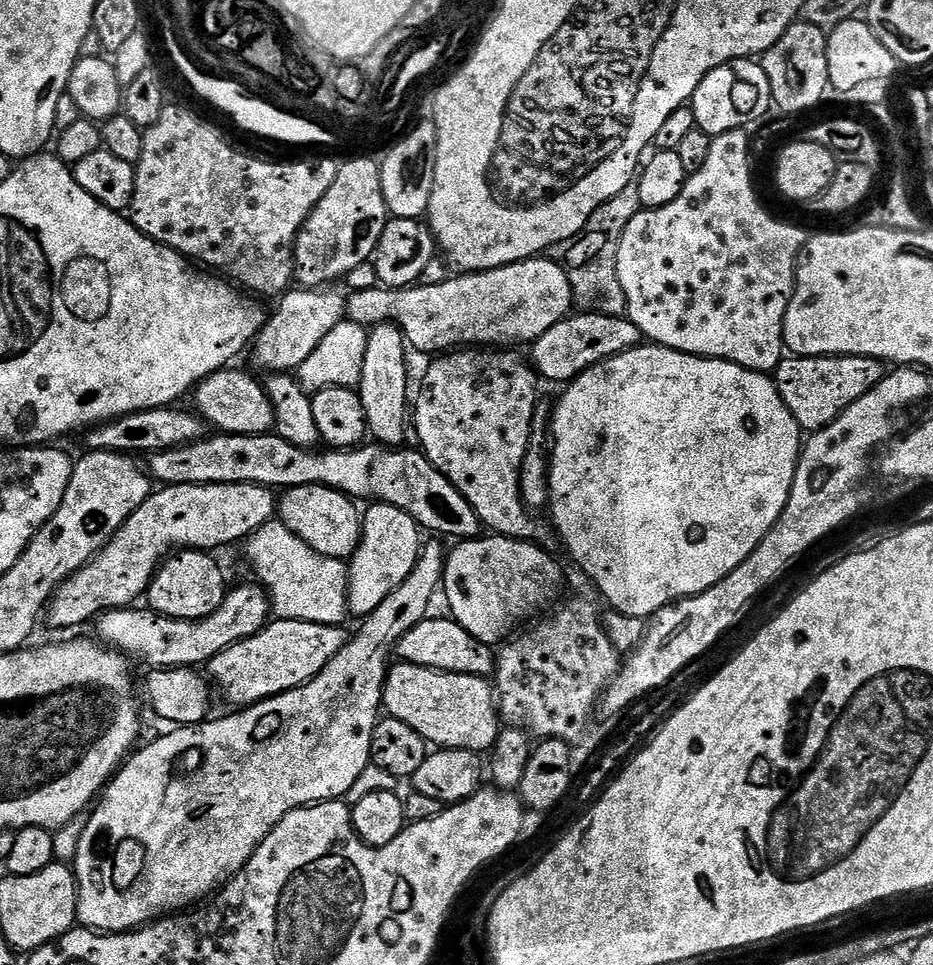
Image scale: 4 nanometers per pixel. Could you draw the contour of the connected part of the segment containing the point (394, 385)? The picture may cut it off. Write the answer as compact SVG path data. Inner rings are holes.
M379 324L368 333L366 356L363 359L358 393L365 411L365 422L371 439L381 446L400 446L404 441L404 423L410 420L410 392L408 396L408 356L410 349L396 324Z

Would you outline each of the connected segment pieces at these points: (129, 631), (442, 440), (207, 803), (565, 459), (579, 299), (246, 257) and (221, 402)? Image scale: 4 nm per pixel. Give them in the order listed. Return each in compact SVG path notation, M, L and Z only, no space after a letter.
M259 583L244 584L241 588L236 588L227 593L222 602L222 606L218 606L218 610L214 610L212 616L207 616L202 620L175 620L169 616L158 616L151 610L143 610L139 612L139 607L117 608L114 612L106 612L103 616L95 621L94 628L100 631L99 639L103 641L107 647L123 652L125 656L133 661L141 660L147 667L152 670L163 670L165 668L190 668L195 669L197 666L207 665L218 654L222 654L222 650L226 650L230 646L234 646L238 642L242 642L246 638L256 636L263 628L270 623L270 601L267 592Z
M453 350L440 354L424 372L420 393L414 396L414 424L419 447L429 462L470 502L481 525L495 535L547 545L550 528L540 521L520 497L520 467L532 433L532 419L538 403L538 377L529 361L516 350Z
M439 539L429 540L432 541L429 544L427 541L421 547L418 562L414 566L414 570L410 570L410 578L406 578L406 582L402 582L402 586L398 586L398 590L391 592L386 598L386 602L382 602L382 606L378 606L378 610L363 617L361 624L364 625L357 630L356 636L354 632L344 648L338 650L338 654L334 654L334 658L330 658L328 665L313 680L306 682L300 688L271 696L268 700L263 700L261 704L253 704L250 708L233 711L231 713L233 716L224 716L221 720L212 718L202 724L180 726L175 730L168 730L165 736L158 737L153 744L146 745L144 749L141 747L135 754L129 755L120 771L108 781L108 786L99 797L98 803L91 809L92 817L85 822L84 829L80 832L80 841L76 844L76 864L74 863L76 889L78 890L76 914L83 927L105 934L130 932L163 917L183 913L185 910L199 905L201 903L199 900L203 896L211 897L217 890L223 889L233 876L237 876L248 865L250 858L258 850L258 846L270 834L270 830L274 830L274 826L278 826L278 822L283 816L290 814L290 810L306 808L310 804L322 804L325 800L347 797L347 792L359 782L360 775L366 770L369 771L370 768L372 759L370 738L376 729L376 721L382 716L384 680L388 677L390 667L388 655L391 657L396 643L429 615L428 607L431 606L432 599L438 596L442 588L446 548L440 545L443 543Z
M644 342L641 343L638 348L631 348L622 354L611 356L609 360L604 360L600 364L595 364L593 368L586 369L581 376L577 376L576 379L571 381L561 392L564 393L561 394L560 401L555 401L552 409L552 419L550 421L550 435L552 438L552 447L550 449L550 455L552 457L552 465L550 466L550 494L552 495L550 513L552 512L553 520L551 520L551 523L554 525L555 535L557 532L557 534L560 535L561 542L568 547L568 552L572 555L573 562L596 583L597 590L612 603L610 605L615 611L623 615L651 618L659 608L664 608L674 600L685 600L688 596L697 596L706 590L710 590L710 586L722 582L722 578L726 578L726 574L730 574L742 562L746 562L746 558L750 558L750 554L756 549L758 542L762 542L762 538L766 538L766 534L774 526L774 522L777 518L782 514L782 510L790 498L790 490L792 489L792 483L796 477L796 467L800 461L802 430L798 426L794 414L790 414L790 410L782 402L782 398L776 389L776 381L771 375L763 372L752 372L748 368L731 364L725 360L705 360L702 356L691 356L690 354L679 352L678 350L662 348L659 344Z
M633 182L622 190L622 194L598 206L577 236L556 245L554 259L570 278L572 298L580 312L601 312L607 316L624 316L627 313L626 294L618 282L618 246L626 226L630 226L630 218L637 216L640 211L638 186Z
M169 103L162 110L158 122L154 122L154 126L144 129L142 158L134 167L136 181L134 182L134 198L130 209L130 219L135 228L142 234L149 236L151 240L165 244L167 248L174 249L189 261L235 282L241 289L255 294L257 297L273 296L273 298L279 298L289 291L294 284L298 234L304 223L310 218L312 211L318 206L318 202L322 202L322 198L326 198L326 190L330 190L330 186L334 186L334 178L338 178L340 164L332 160L288 160L285 164L275 164L272 160L259 160L256 156L247 156L246 153L239 152L234 145L227 144L223 134L210 121L203 120L198 113L191 112L188 108L179 108L178 105Z
M232 371L215 372L212 376L207 376L201 384L196 385L194 389L195 411L211 427L212 424L216 427L213 429L224 434L262 436L271 433L276 419L265 385L263 383L256 384L255 378L247 376L244 372Z

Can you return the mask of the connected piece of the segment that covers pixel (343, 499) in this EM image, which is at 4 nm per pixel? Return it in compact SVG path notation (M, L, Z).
M307 484L289 488L279 497L278 519L290 529L306 546L318 550L326 558L351 561L356 547L360 545L362 531L362 512L356 509L351 496L344 495L336 488L324 484Z

